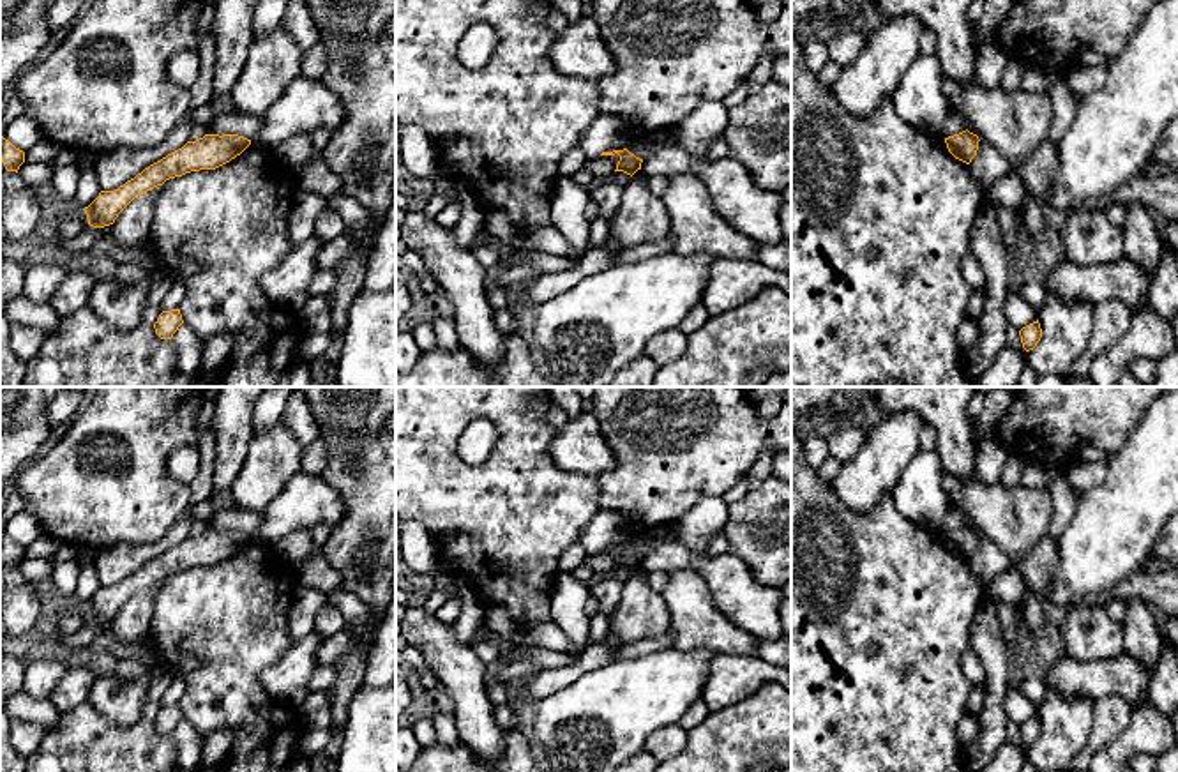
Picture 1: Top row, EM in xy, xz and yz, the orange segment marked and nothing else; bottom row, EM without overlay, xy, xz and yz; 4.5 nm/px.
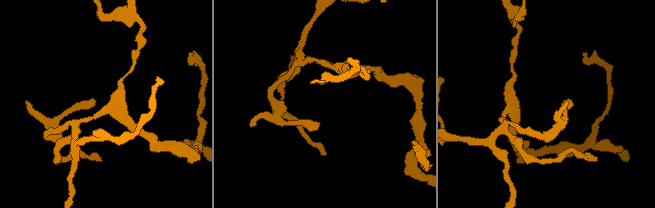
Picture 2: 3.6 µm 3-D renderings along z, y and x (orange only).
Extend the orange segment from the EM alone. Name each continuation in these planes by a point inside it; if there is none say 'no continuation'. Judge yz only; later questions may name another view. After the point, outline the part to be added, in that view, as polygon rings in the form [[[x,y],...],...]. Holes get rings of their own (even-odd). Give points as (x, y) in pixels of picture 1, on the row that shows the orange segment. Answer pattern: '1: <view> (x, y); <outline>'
no continuation

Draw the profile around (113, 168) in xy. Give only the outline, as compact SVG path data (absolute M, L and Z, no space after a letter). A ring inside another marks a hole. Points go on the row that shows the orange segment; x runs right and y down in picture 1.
M189 115L189 118L180 125L177 125L159 147L154 148L117 147L106 154L97 155L94 163L94 171L97 175L101 191L118 189L150 164L182 148L189 141L191 129L193 120Z

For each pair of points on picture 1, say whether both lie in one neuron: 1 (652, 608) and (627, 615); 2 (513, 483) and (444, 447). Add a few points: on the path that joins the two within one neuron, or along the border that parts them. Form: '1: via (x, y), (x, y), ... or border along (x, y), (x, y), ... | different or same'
1: via (647, 613), (633, 615) | same
2: via (493, 483), (472, 483), (456, 467) | same

